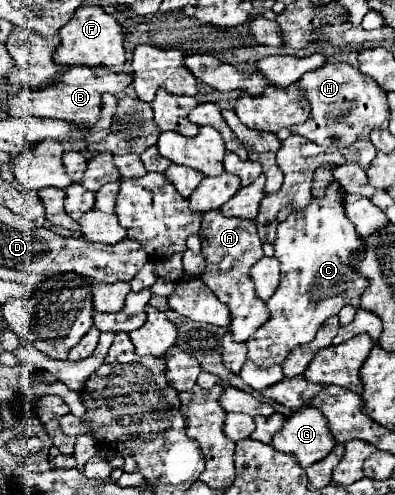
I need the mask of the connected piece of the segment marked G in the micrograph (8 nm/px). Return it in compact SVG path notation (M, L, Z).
M305 406L285 420L283 428L273 436L271 446L279 452L293 454L299 466L307 468L313 462L319 462L319 458L325 458L335 446L335 440L327 430L323 414L313 406Z

